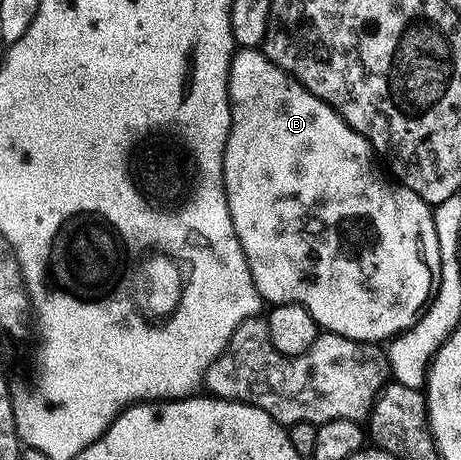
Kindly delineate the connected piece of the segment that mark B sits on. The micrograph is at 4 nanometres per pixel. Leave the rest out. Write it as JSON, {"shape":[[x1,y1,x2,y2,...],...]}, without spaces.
{"shape":[[238,48,230,60,230,137,226,143,226,153,222,163,224,186,228,198,228,210,232,214,232,226,238,235,240,246,246,255,246,261,252,274,255,293,267,300,267,305,299,304,312,314,319,329,335,332,349,340,363,342,389,341,399,332,406,332,416,323,419,316,426,311,427,304,436,298,440,286,440,266,438,256,433,247,440,238,440,232,434,225,431,205,426,204,410,188,403,188,394,182,389,184,382,177,383,169,374,168,375,153,370,144,325,104,316,94,312,94,295,80,290,73,276,66,265,52,258,48]]}

